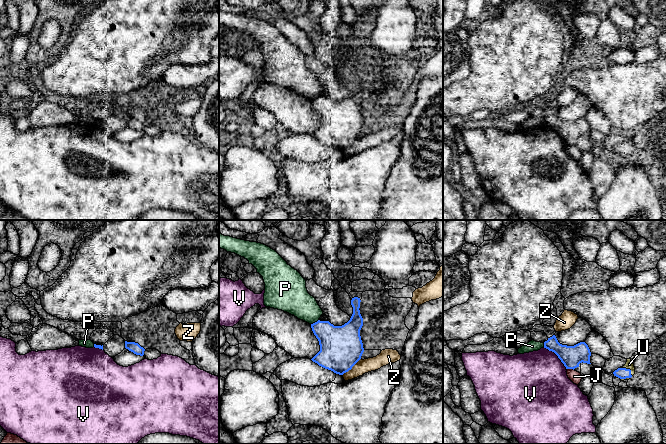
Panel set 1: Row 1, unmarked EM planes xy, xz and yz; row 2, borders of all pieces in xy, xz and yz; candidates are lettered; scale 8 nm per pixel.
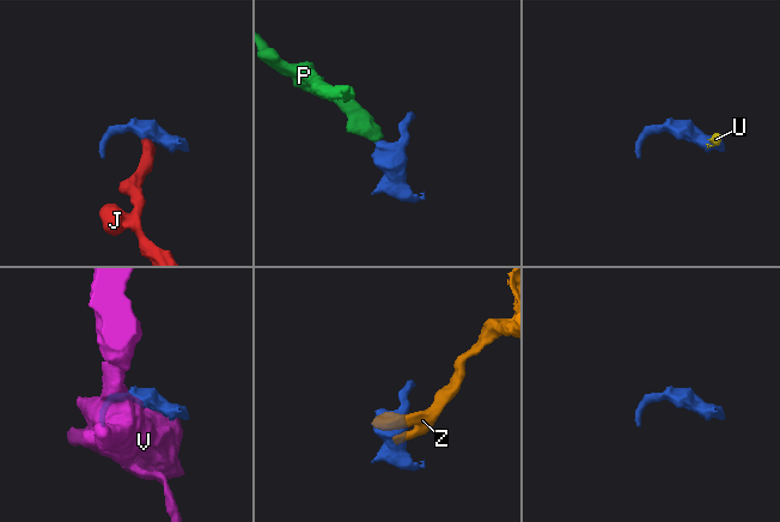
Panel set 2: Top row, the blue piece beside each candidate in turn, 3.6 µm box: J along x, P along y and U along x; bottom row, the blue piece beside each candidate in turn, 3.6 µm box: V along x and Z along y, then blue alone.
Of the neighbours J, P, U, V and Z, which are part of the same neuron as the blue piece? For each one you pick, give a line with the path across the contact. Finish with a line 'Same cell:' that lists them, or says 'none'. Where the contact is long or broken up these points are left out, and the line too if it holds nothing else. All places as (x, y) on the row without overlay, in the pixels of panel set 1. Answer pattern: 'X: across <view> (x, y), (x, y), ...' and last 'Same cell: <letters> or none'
U: across yz (622, 149), (628, 145), (629, 140)
Same cell: U

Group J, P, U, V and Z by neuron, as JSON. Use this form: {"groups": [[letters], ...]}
{"groups": [["J"], ["P"], ["U"], ["V"], ["Z"]]}

